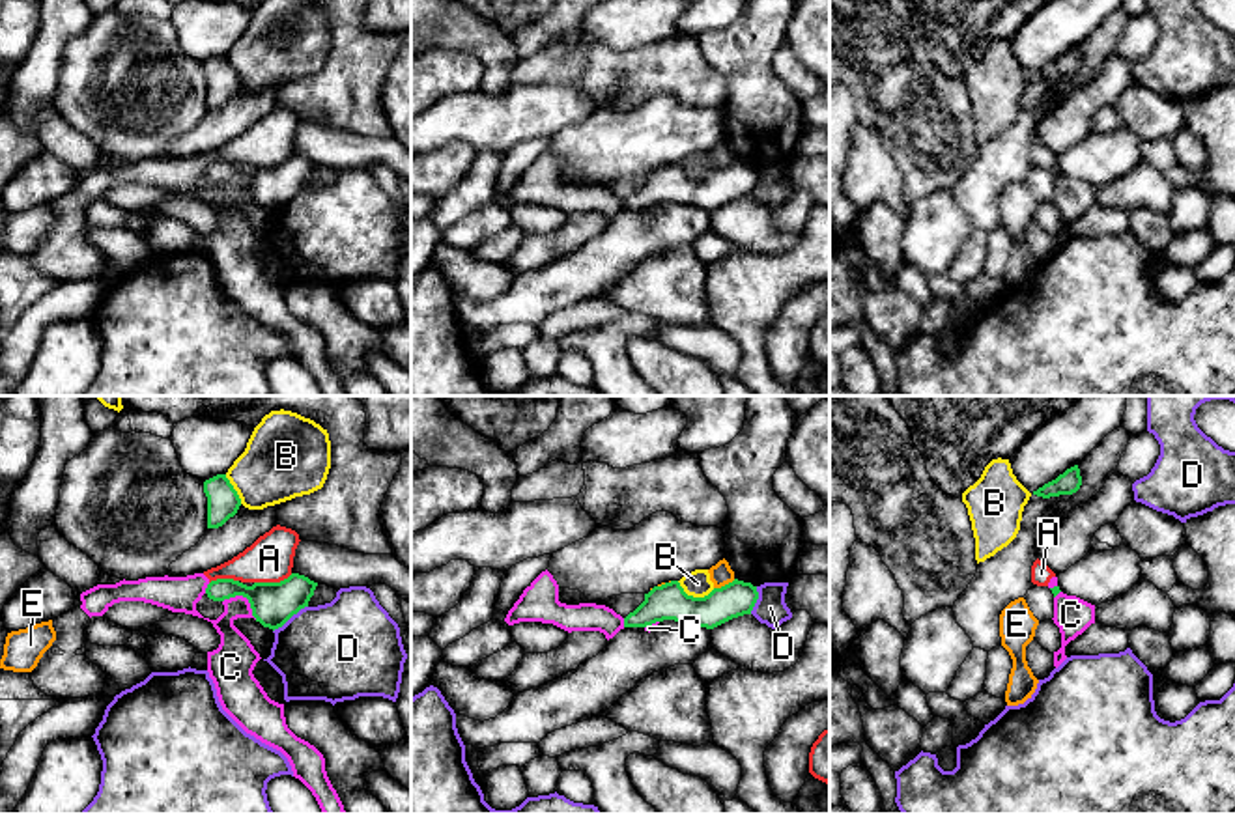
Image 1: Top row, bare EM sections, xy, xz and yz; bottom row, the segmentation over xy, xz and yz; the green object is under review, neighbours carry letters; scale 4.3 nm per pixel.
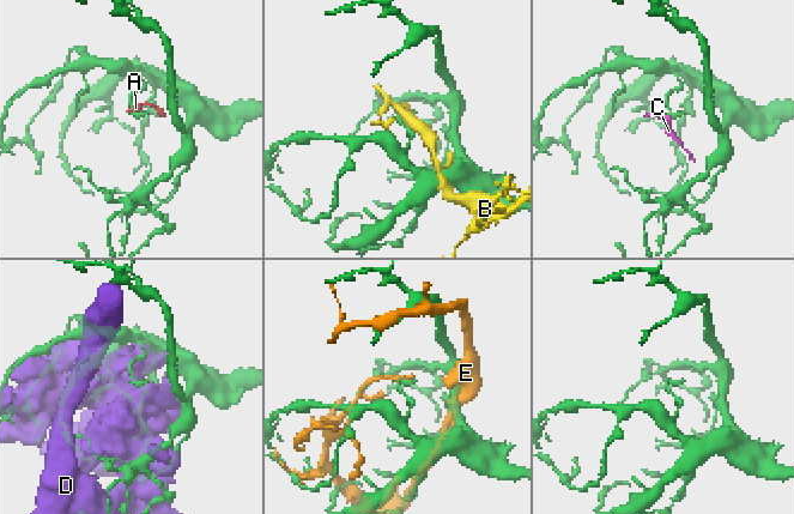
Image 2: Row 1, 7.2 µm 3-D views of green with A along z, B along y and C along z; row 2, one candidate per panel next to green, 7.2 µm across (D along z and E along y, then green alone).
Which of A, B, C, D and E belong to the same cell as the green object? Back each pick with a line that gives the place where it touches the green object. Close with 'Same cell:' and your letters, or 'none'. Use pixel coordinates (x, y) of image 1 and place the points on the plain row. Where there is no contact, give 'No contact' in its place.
Same cell: none

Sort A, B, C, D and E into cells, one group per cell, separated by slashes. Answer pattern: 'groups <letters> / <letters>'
groups A C / B / D / E

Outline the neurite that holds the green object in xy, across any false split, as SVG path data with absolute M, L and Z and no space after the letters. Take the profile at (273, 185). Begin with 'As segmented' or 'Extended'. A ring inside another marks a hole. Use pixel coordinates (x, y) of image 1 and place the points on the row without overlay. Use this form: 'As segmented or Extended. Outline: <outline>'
As segmented. Outline: M291 155L280 164L254 164L252 168L234 161L217 161L207 166L206 175L213 183L235 177L247 179L256 204L275 213L301 190L308 189L316 168L318 164L308 159Z

